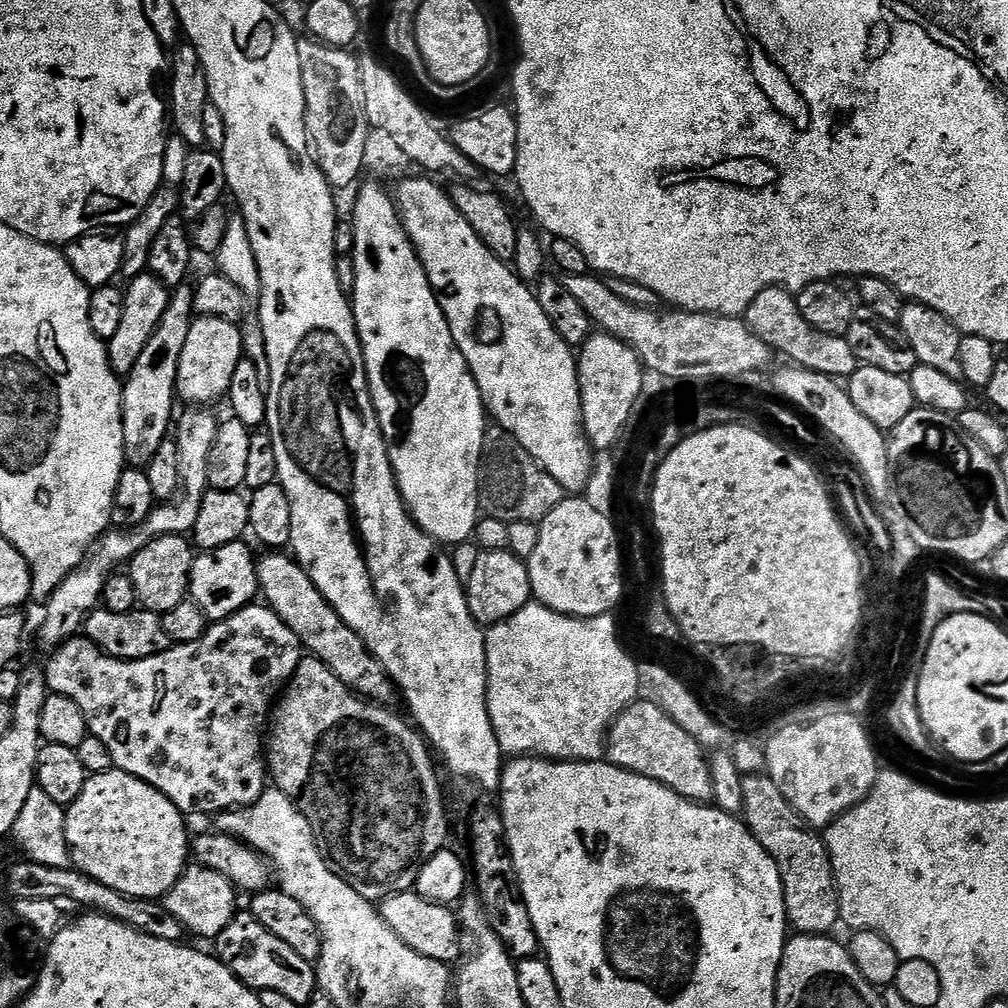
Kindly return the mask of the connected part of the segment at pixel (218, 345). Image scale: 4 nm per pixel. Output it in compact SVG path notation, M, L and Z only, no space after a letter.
M196 316L190 326L190 335L186 337L186 346L182 350L182 358L178 358L178 374L176 375L176 395L188 406L212 406L215 400L223 401L230 390L230 378L234 378L234 370L238 370L238 362L244 356L244 338L241 329L235 324L213 316Z

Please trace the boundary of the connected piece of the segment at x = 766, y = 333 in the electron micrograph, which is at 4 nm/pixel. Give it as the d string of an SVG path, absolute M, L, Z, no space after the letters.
M767 288L750 302L746 313L746 323L766 346L770 346L773 353L785 356L785 361L791 362L797 368L809 368L823 376L833 378L847 378L853 376L856 369L861 367L858 358L854 358L854 350L850 350L850 342L842 336L822 334L822 330L814 330L806 318L802 318L802 310L798 310L796 298L786 288Z

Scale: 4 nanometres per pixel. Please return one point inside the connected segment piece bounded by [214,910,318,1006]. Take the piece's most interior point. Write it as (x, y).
(260, 960)

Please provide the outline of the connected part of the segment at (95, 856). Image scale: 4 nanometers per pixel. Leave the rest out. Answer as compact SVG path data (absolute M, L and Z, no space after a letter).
M113 770L89 775L82 794L78 794L78 798L74 803L67 805L64 817L66 818L66 842L68 843L68 849L72 851L73 865L79 868L81 872L86 873L90 878L110 886L110 890L118 890L122 894L133 896L134 898L159 901L168 895L170 889L178 882L178 878L182 875L184 869L189 867L190 835L188 836L188 828L184 825L184 820L186 820L185 813L179 812L174 806L174 802L170 802L170 798L166 798L166 794L162 794L154 786L150 786L146 782L142 782L125 772Z

